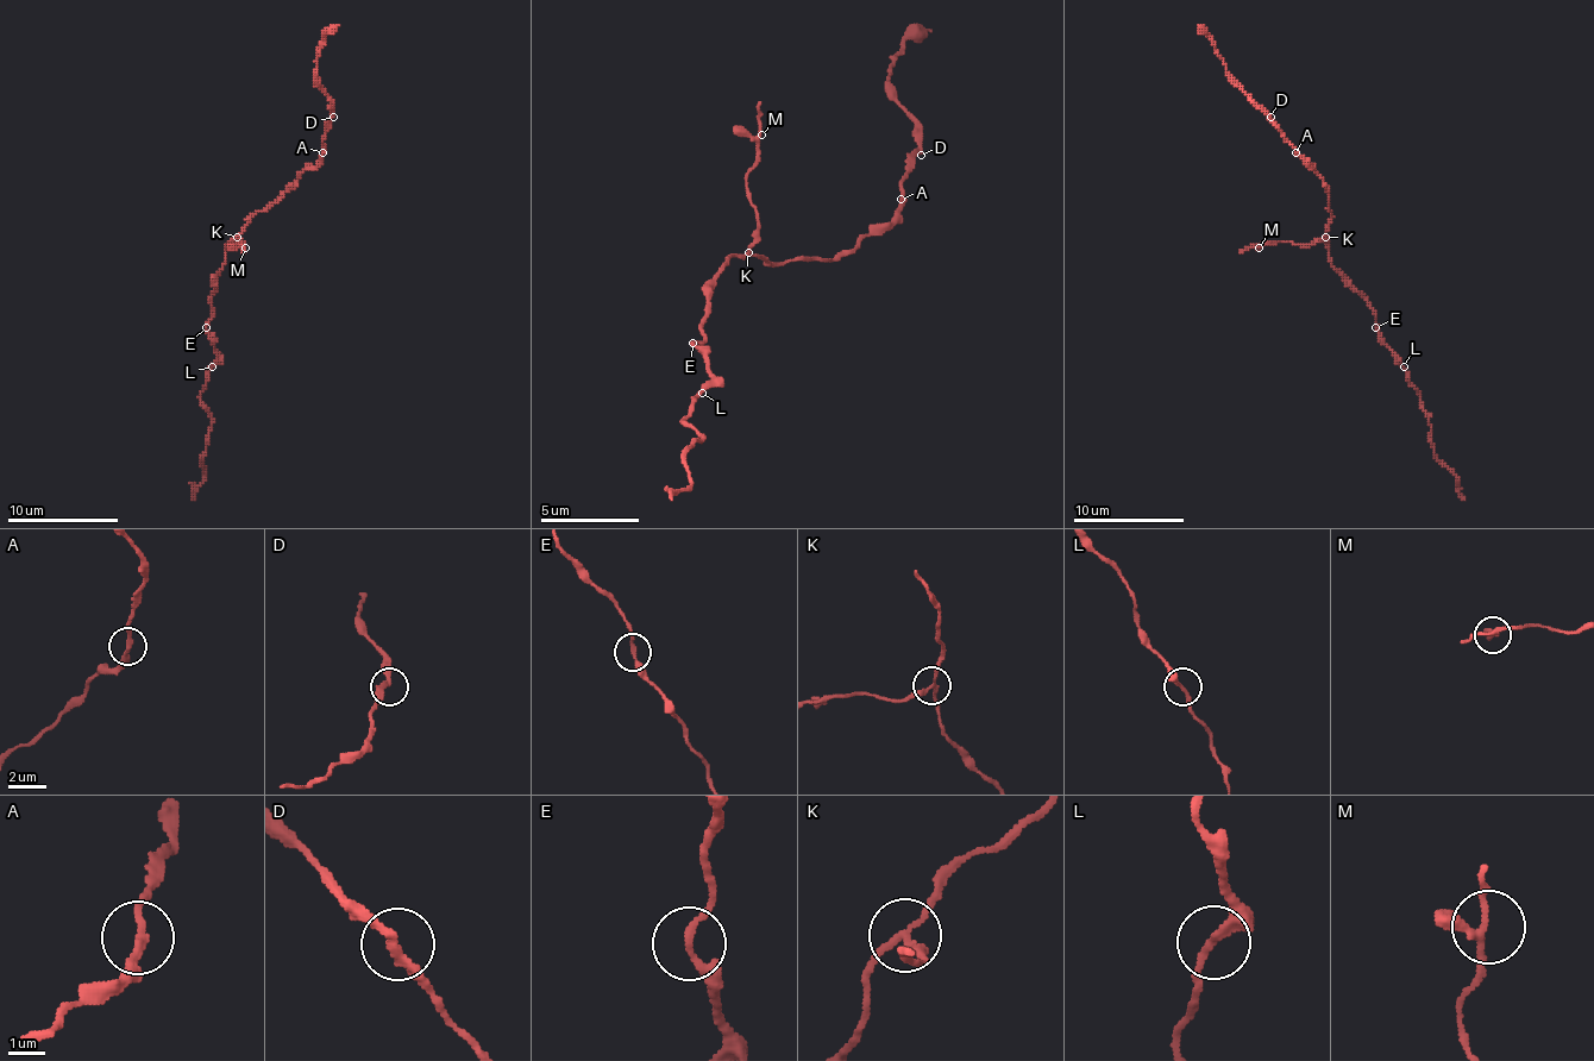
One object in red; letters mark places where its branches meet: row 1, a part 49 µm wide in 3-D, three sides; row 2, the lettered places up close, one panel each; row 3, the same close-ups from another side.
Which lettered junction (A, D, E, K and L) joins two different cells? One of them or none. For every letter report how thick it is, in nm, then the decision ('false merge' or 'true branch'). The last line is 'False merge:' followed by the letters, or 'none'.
A: 220 nm | true branch
D: 240 nm | true branch
E: 200 nm | true branch
K: 190 nm | false merge
L: 200 nm | true branch
False merge: K

